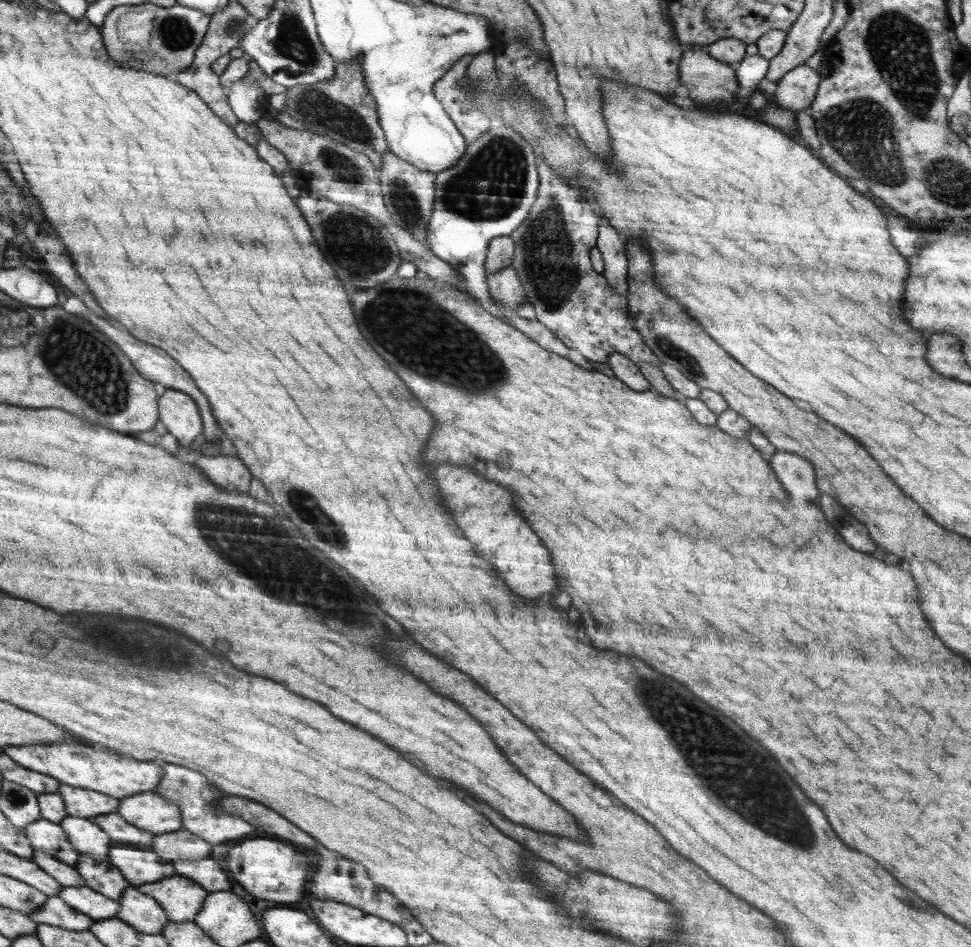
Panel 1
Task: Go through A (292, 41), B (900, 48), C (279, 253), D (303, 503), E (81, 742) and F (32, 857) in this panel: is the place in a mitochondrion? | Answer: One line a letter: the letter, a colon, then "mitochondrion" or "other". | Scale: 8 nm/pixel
A: mitochondrion
B: mitochondrion
C: other
D: mitochondrion
E: other
F: other

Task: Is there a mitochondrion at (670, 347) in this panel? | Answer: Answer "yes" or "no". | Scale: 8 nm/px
yes

